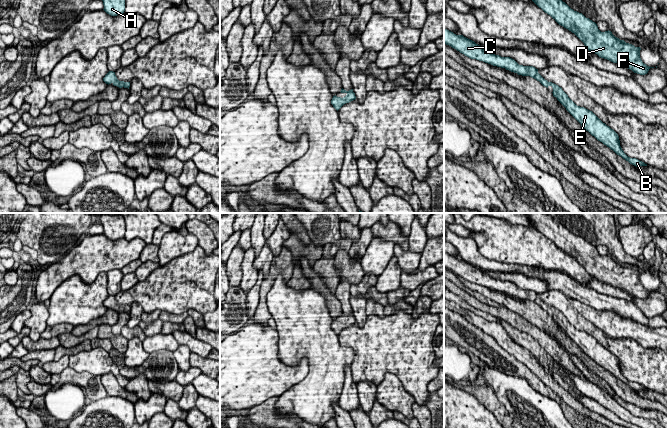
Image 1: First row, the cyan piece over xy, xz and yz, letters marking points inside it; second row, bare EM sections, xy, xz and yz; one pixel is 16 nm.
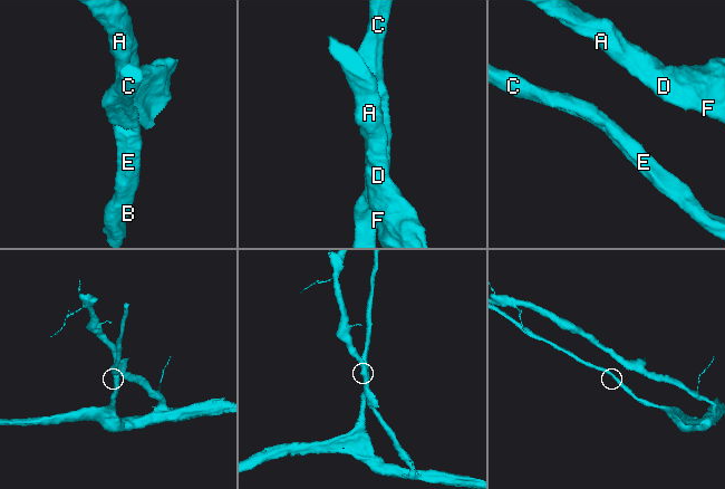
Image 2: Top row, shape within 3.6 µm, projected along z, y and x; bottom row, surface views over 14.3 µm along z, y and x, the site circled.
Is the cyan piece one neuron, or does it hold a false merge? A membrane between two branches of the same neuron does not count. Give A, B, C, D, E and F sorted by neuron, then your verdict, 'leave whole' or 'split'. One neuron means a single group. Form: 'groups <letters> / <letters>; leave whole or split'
groups A B C D E F; leave whole

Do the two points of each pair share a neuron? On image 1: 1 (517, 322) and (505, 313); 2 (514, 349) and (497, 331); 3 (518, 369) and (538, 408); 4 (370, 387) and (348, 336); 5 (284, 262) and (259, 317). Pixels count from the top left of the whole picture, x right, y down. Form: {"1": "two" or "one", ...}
{"1": "one", "2": "one", "3": "two", "4": "two", "5": "one"}

